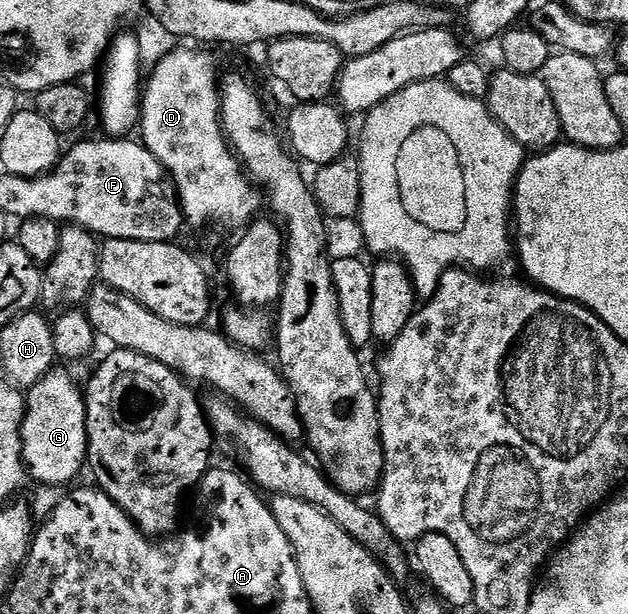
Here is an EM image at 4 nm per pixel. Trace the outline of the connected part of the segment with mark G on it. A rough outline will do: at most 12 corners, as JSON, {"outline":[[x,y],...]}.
{"outline":[[51,369],[27,389],[22,463],[63,487],[85,469],[86,401]]}

